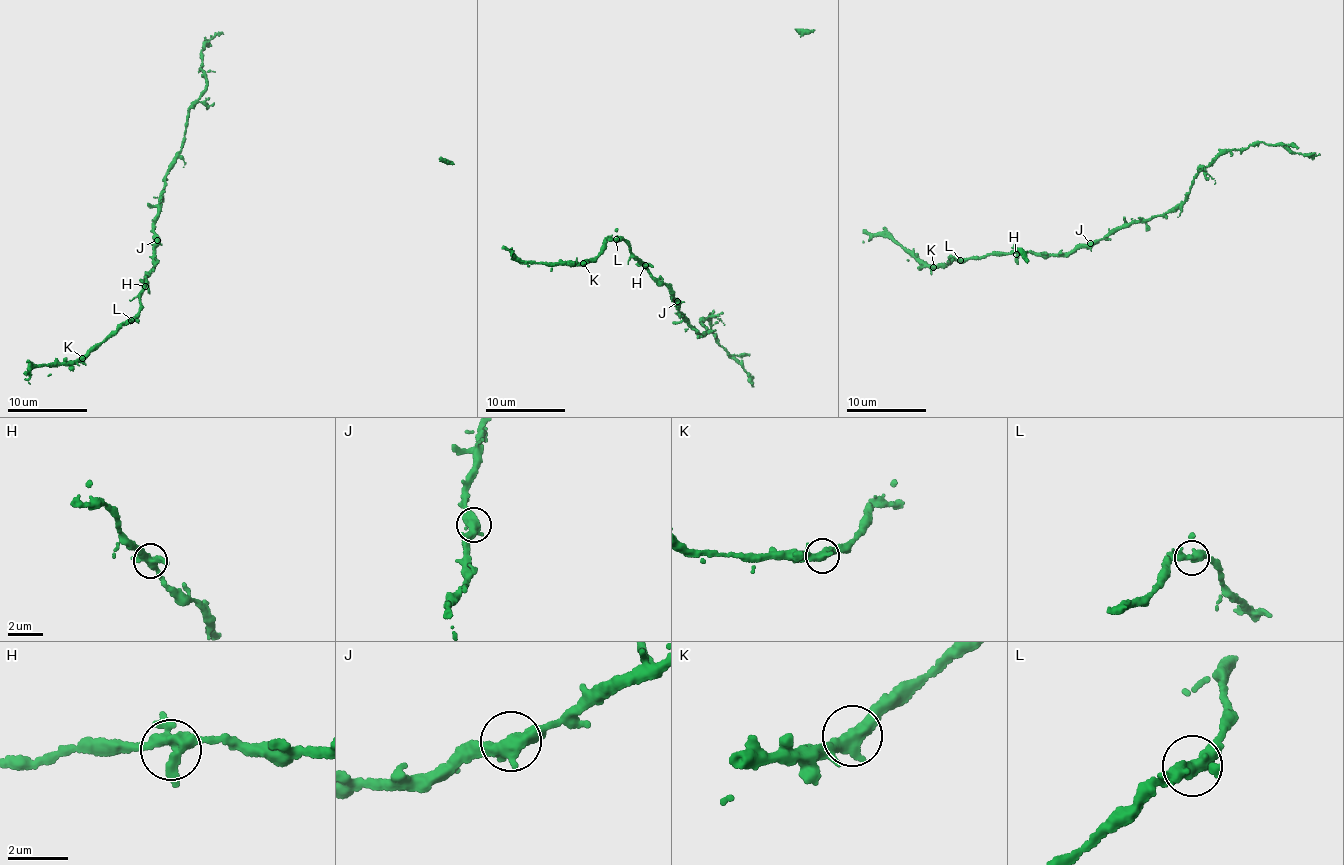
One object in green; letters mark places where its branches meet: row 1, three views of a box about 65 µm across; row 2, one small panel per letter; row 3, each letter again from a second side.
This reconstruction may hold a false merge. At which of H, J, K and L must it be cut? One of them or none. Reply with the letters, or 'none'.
none

